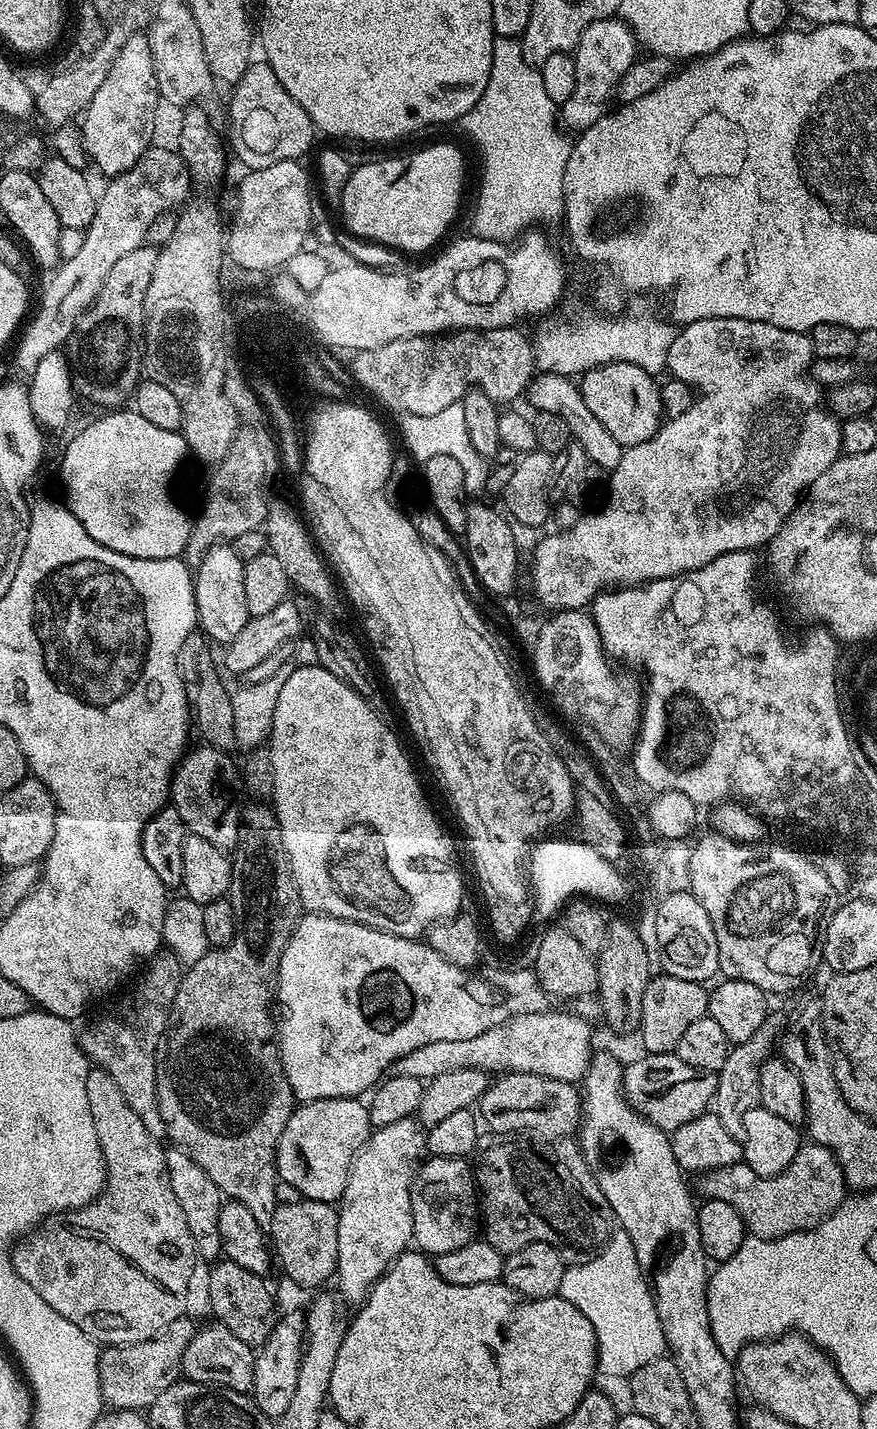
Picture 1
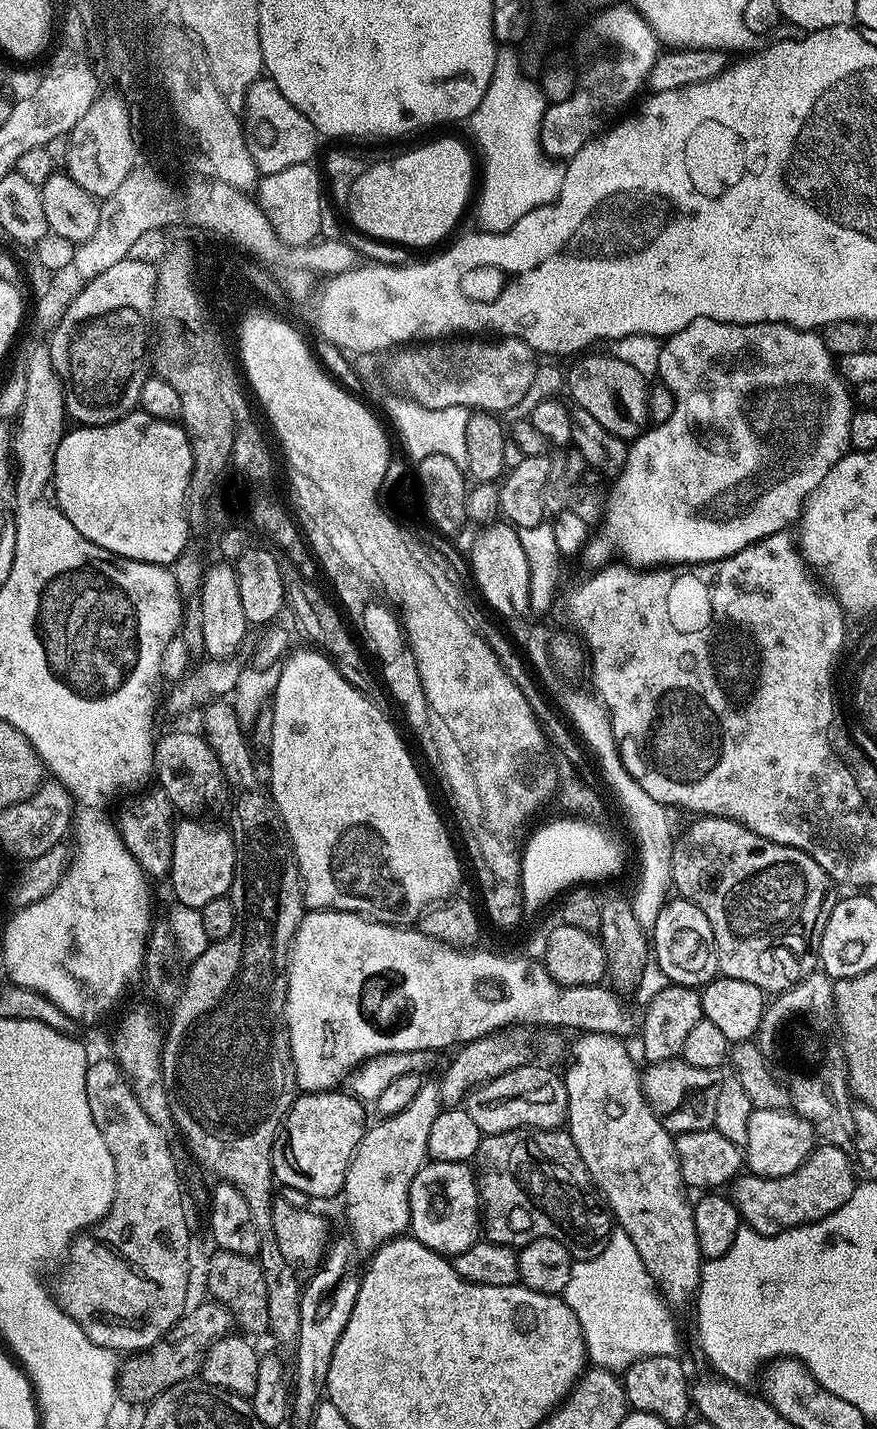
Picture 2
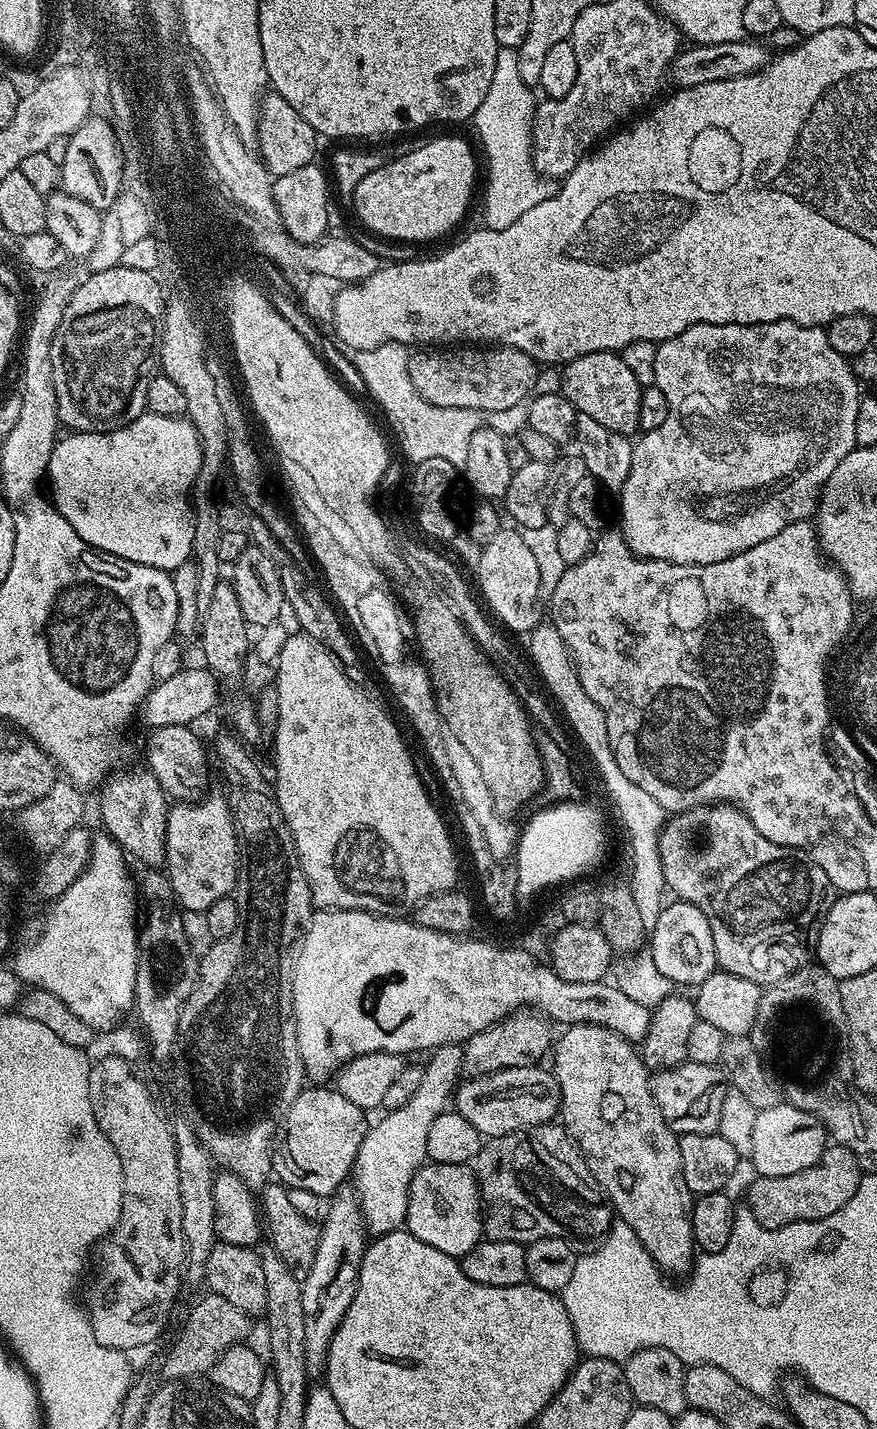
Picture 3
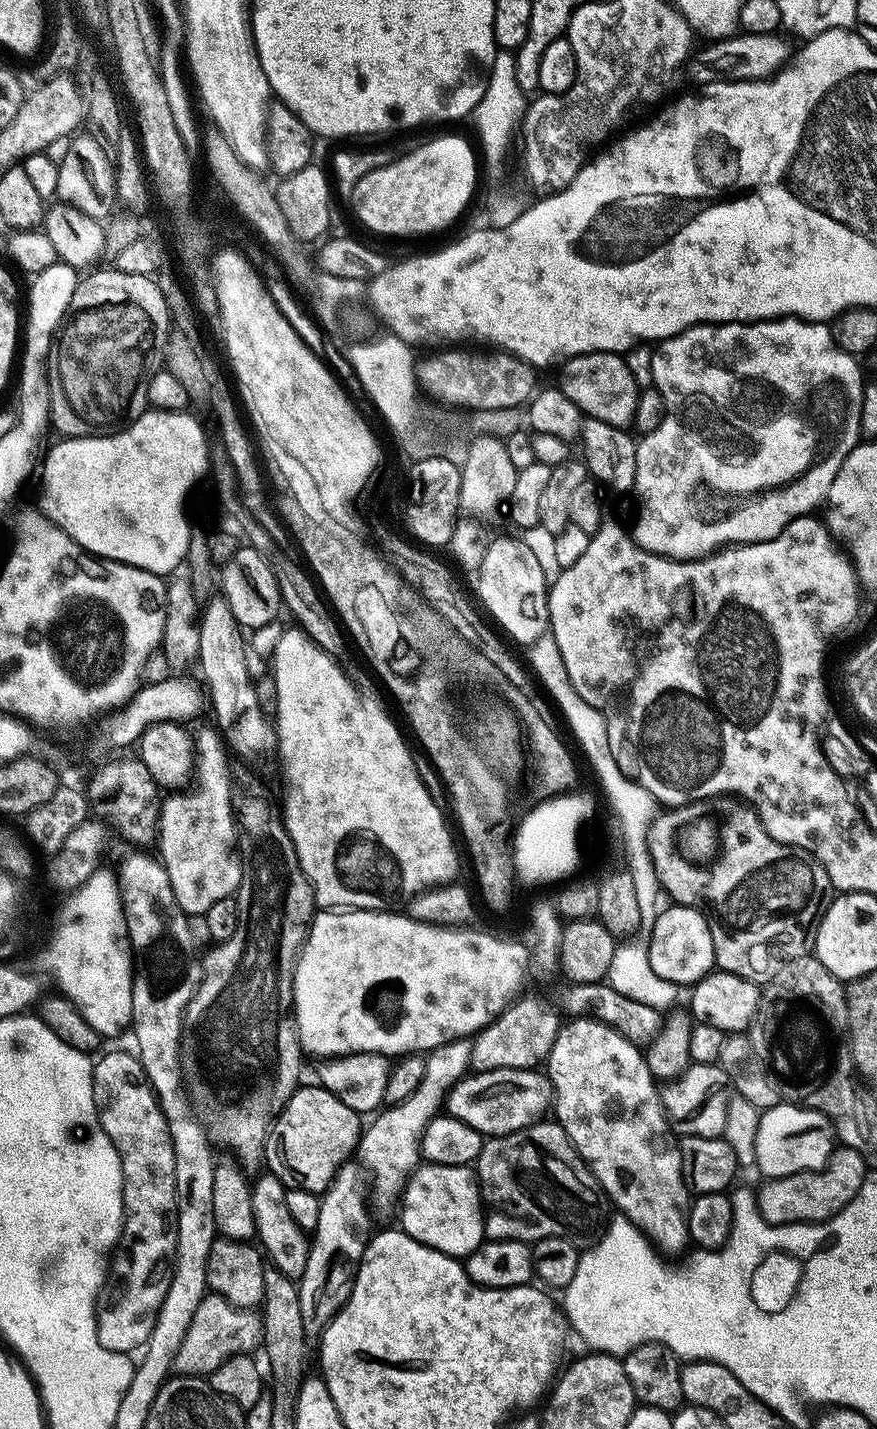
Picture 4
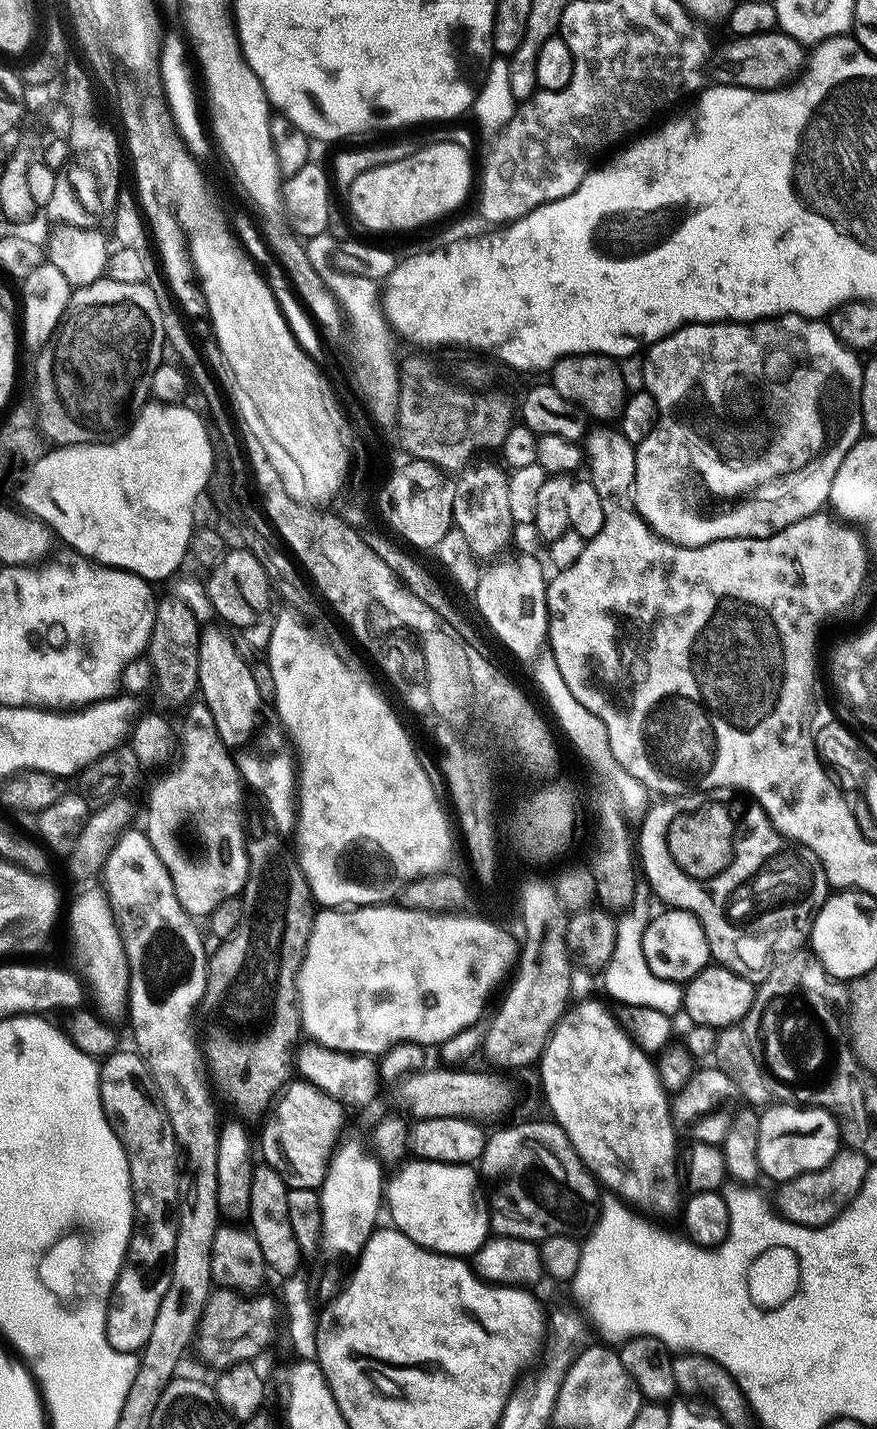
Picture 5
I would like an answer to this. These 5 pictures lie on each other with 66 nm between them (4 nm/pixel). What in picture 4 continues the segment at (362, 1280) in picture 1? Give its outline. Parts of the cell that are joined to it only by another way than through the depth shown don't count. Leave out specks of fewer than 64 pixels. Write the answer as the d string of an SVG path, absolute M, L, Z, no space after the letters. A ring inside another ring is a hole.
M451 1040L427 1053L428 1074L423 1084L401 1104L385 1107L372 1125L363 1129L358 1145L359 1163L364 1165L374 1181L374 1192L380 1196L401 1193L409 1176L421 1163L420 1133L442 1108L442 1097L458 1080L464 1079L472 1063L472 1040Z

